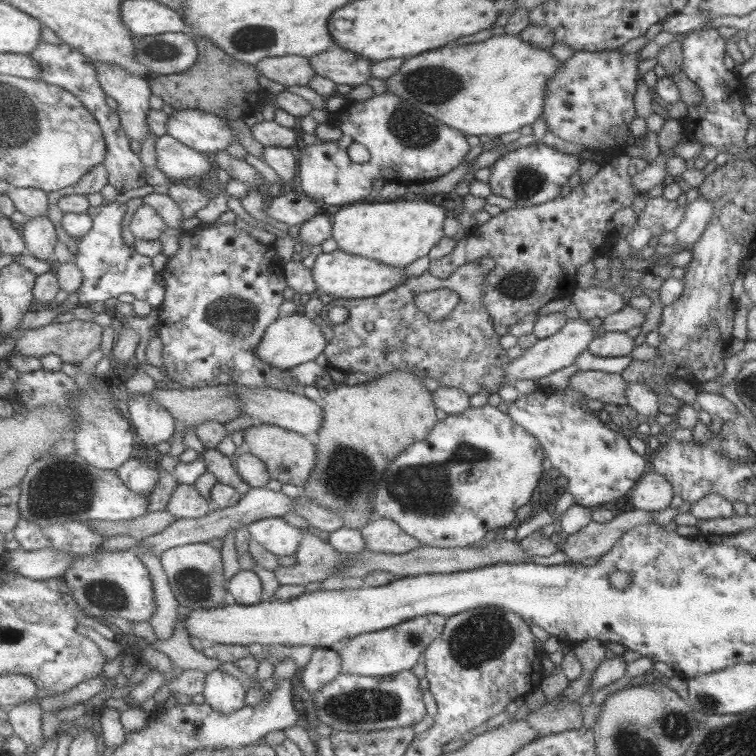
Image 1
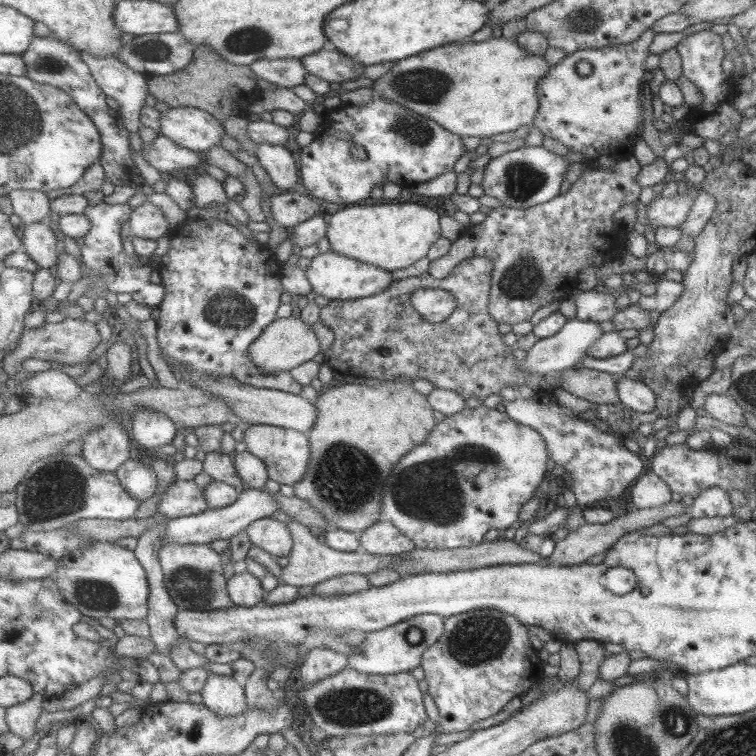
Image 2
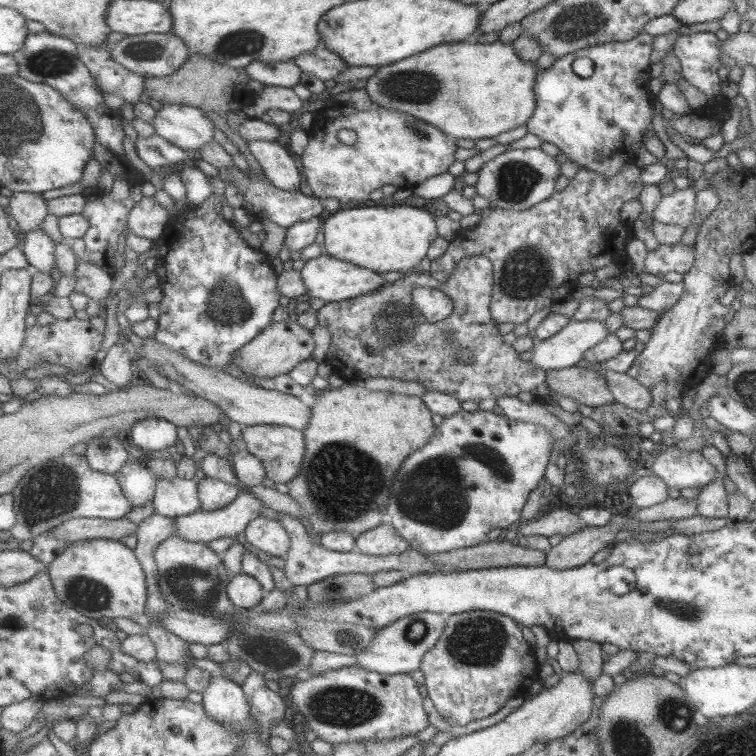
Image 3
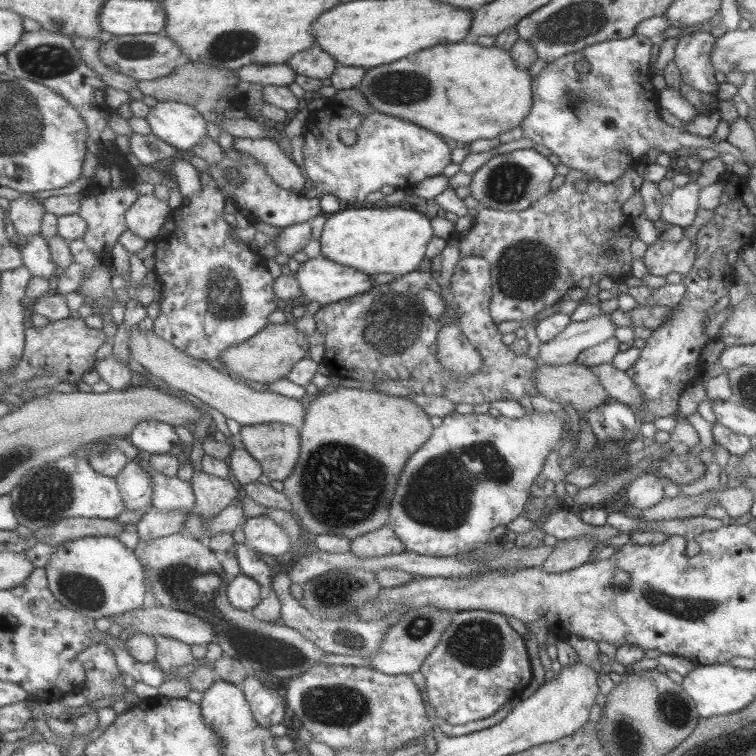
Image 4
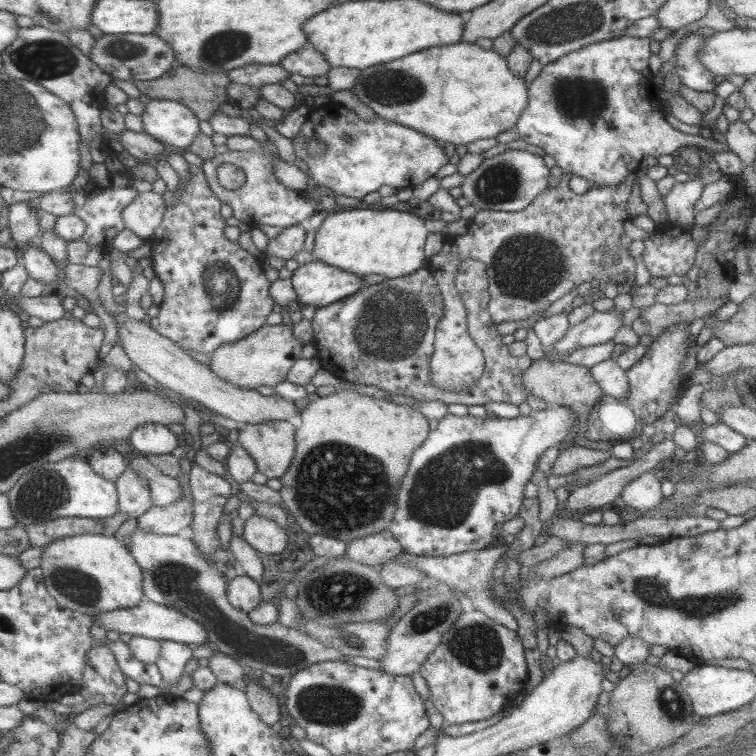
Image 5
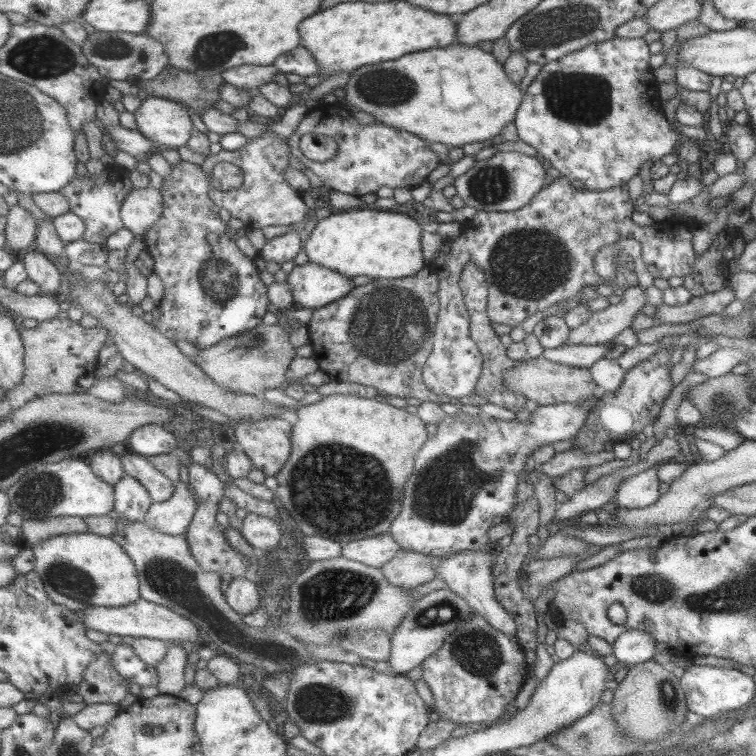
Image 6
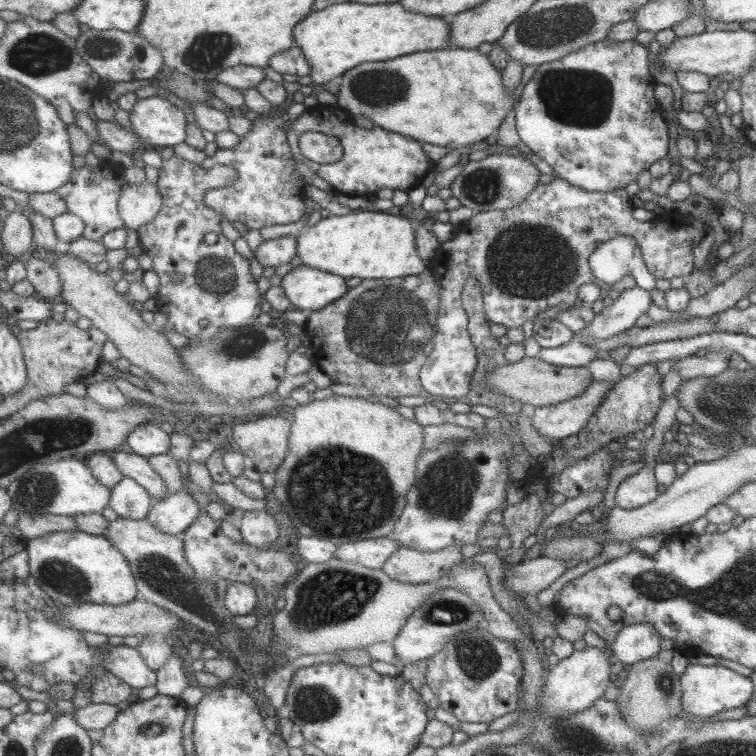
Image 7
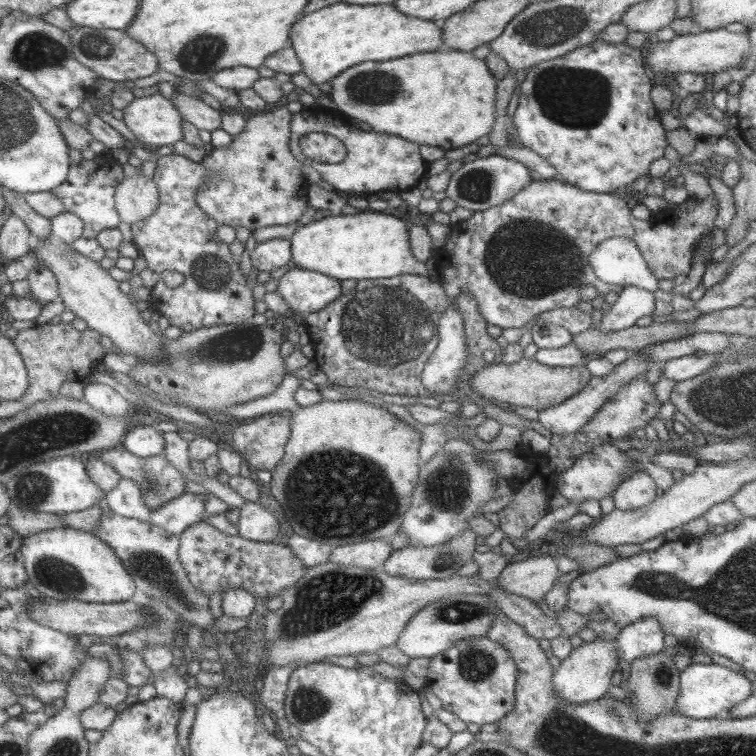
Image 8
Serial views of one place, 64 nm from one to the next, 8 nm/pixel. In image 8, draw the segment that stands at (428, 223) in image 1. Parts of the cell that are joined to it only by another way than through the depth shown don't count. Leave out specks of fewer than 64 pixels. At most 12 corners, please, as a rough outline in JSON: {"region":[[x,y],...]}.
{"region":[[391,210],[298,227],[297,267],[339,280],[429,276]]}

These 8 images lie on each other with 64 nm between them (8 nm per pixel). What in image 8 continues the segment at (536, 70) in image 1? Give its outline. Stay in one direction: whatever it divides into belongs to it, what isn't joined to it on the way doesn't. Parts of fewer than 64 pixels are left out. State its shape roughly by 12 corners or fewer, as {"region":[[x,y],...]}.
{"region":[[442,49],[332,80],[363,127],[447,151],[489,136],[498,84]]}

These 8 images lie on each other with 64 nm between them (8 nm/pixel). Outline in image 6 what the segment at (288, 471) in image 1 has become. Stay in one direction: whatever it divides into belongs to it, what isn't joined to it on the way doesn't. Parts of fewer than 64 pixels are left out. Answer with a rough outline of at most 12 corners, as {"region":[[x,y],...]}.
{"region":[[283,418],[239,422],[238,447],[276,477],[294,450]]}

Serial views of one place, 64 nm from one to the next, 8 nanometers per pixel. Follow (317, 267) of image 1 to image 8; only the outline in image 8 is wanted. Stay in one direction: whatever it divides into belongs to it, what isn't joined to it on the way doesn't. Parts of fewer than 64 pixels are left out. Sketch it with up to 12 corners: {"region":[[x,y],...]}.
{"region":[[299,267],[277,290],[292,313],[322,311],[345,294],[342,280]]}

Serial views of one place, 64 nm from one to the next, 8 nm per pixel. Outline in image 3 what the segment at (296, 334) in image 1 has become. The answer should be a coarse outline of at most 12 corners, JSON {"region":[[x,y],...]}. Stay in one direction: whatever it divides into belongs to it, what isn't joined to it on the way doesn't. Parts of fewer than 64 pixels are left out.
{"region":[[286,319],[235,354],[253,378],[290,374],[312,359],[311,331]]}

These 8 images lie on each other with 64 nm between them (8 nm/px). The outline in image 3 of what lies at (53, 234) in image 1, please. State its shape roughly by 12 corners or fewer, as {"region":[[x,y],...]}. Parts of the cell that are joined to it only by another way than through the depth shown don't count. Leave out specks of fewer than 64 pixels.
{"region":[[39,227],[27,232],[23,249],[36,272],[57,267],[53,236]]}

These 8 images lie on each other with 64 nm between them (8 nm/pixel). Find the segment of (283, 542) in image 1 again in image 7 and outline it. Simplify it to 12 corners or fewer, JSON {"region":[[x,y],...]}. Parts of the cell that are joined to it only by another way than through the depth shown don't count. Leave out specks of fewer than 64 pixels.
{"region":[[267,510],[242,516],[243,539],[269,546],[281,526]]}

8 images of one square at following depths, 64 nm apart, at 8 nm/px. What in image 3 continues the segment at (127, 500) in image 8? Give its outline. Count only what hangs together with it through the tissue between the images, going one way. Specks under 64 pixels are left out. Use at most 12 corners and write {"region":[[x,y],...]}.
{"region":[[142,460],[115,475],[131,504],[155,498],[159,478]]}

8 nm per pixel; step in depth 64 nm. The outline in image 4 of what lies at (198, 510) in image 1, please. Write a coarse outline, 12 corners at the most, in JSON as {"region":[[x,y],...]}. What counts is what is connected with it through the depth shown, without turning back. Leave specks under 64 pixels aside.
{"region":[[147,455],[137,458],[153,477],[154,506],[193,510],[192,482],[157,472]]}

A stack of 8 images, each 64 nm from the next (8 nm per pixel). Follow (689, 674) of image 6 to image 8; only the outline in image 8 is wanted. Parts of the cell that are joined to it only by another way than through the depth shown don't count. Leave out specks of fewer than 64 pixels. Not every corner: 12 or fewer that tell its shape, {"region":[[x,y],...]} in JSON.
{"region":[[715,663],[678,674],[674,712],[724,718],[754,690],[743,674]]}

